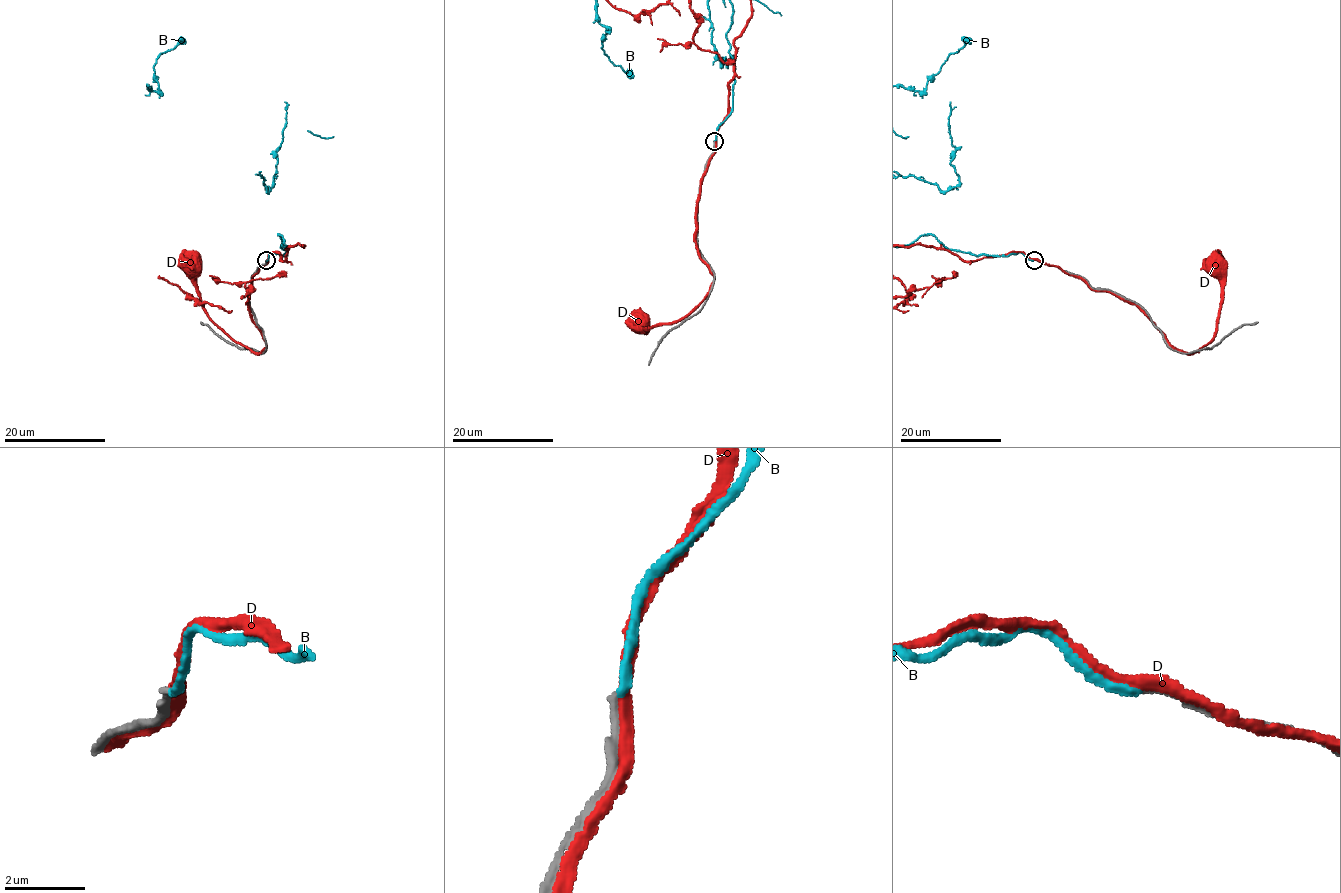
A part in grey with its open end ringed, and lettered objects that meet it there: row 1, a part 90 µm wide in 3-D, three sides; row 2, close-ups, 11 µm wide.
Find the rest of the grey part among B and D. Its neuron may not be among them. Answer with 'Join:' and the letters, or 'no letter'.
Join: no letter

